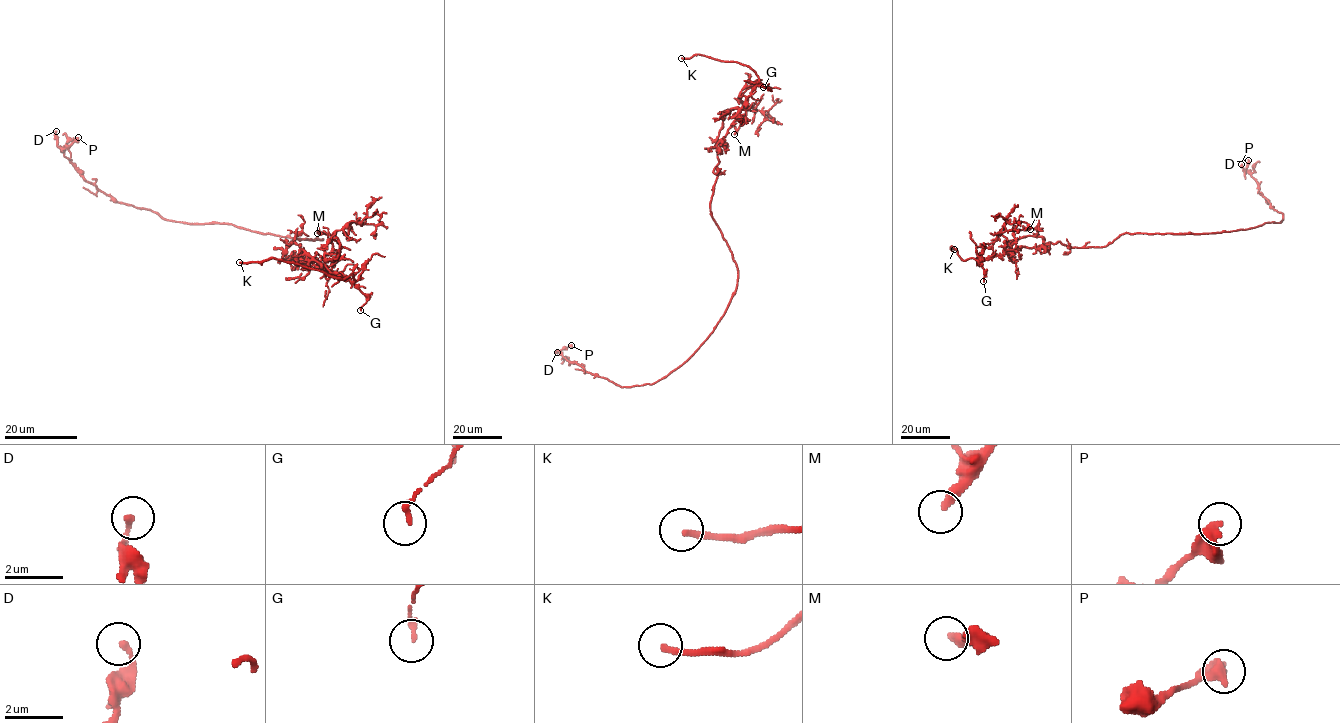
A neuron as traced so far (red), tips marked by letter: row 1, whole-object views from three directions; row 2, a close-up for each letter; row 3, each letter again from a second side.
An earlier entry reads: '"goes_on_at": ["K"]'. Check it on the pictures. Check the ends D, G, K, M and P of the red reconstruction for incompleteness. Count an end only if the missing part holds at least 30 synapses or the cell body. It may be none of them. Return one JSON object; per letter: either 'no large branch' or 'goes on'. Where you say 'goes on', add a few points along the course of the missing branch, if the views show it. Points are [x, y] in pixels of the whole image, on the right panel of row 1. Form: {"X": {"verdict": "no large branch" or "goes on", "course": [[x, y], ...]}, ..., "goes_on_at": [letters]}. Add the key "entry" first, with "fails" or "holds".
{"entry": "fails", "D": {"verdict": "no large branch"}, "G": {"verdict": "no large branch"}, "K": {"verdict": "goes on"}, "M": {"verdict": "goes on", "course": [[1030, 229], [1068, 229], [1078, 224], [1100, 223]]}, "P": {"verdict": "no large branch"}, "goes_on_at": ["K", "M"]}

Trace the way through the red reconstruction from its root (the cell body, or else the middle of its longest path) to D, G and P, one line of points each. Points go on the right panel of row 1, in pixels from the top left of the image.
D: (1149, 234), (1215, 233), (1280, 223), (1283, 214), (1259, 192), (1259, 184), (1246, 170), (1248, 160)
G: (1149, 234), (1125, 233), (1102, 247), (1069, 247), (1059, 241), (1019, 247), (985, 258), (981, 262), (983, 281)
P: (1149, 234), (1215, 233), (1280, 223), (1283, 214), (1259, 192), (1259, 184), (1241, 164)

